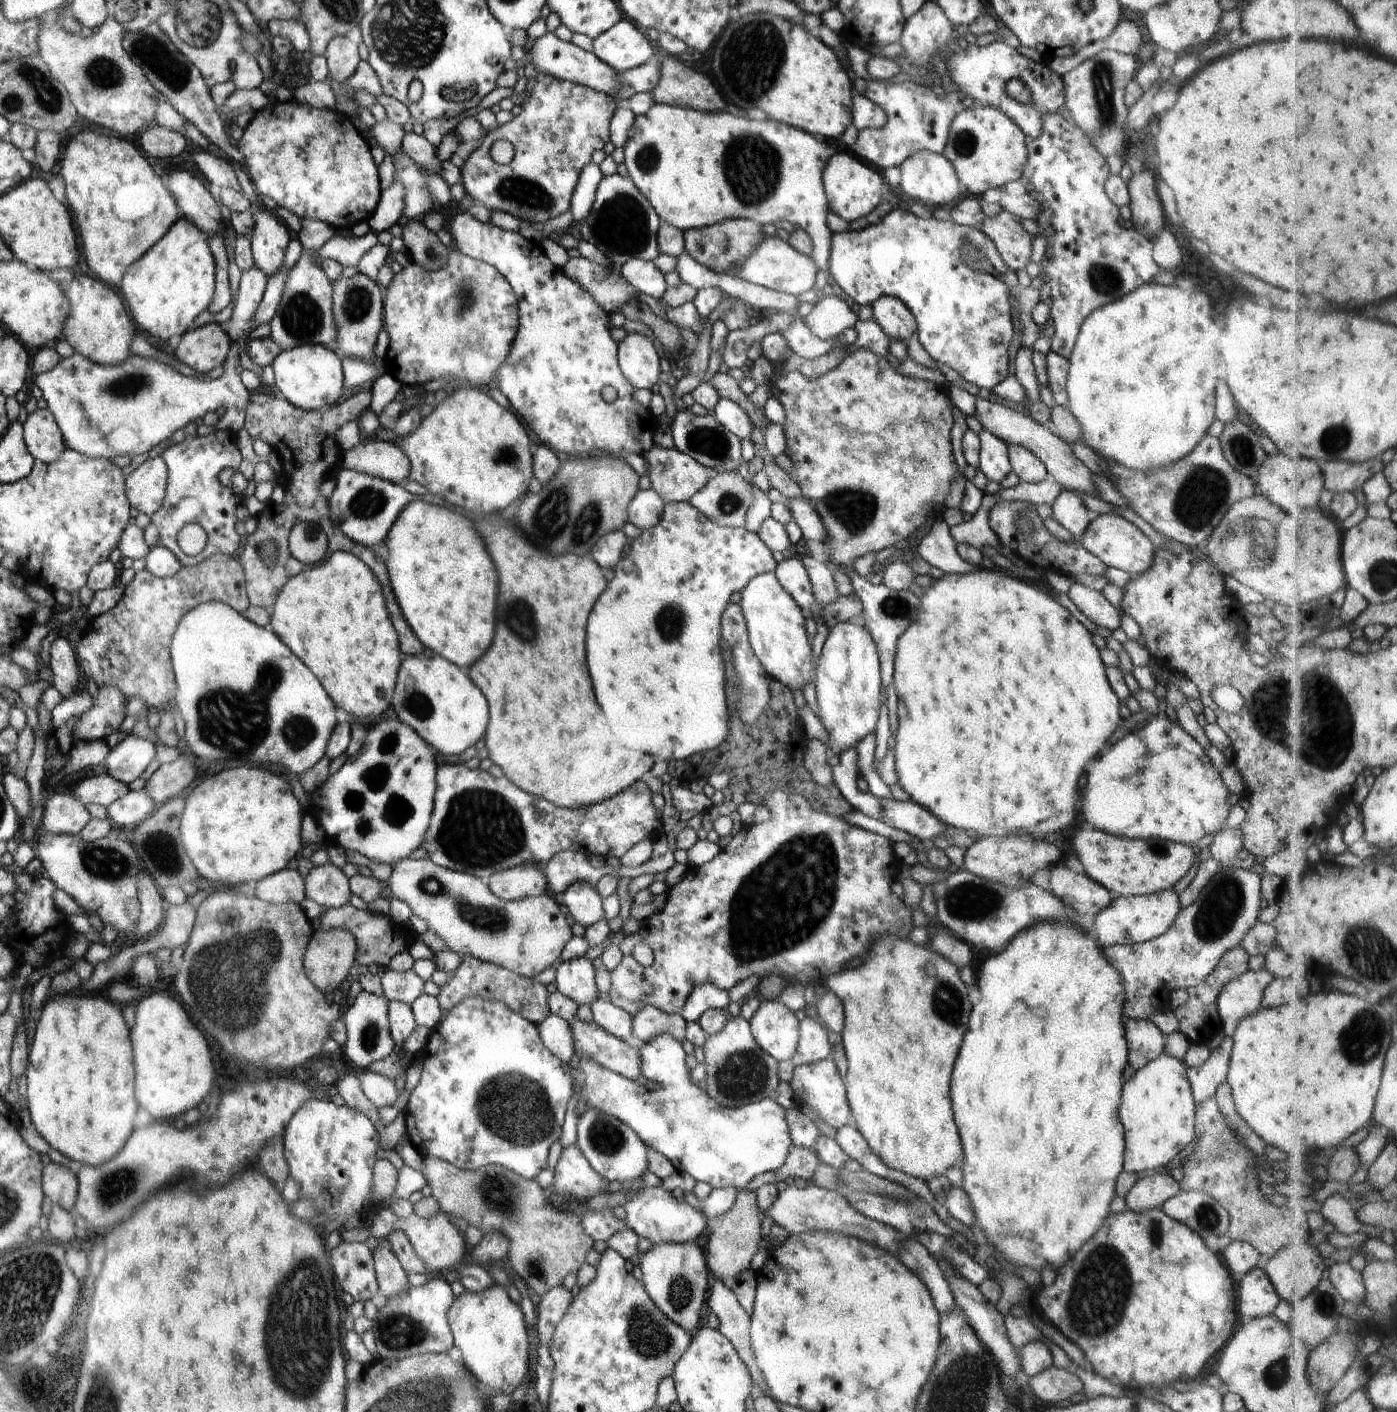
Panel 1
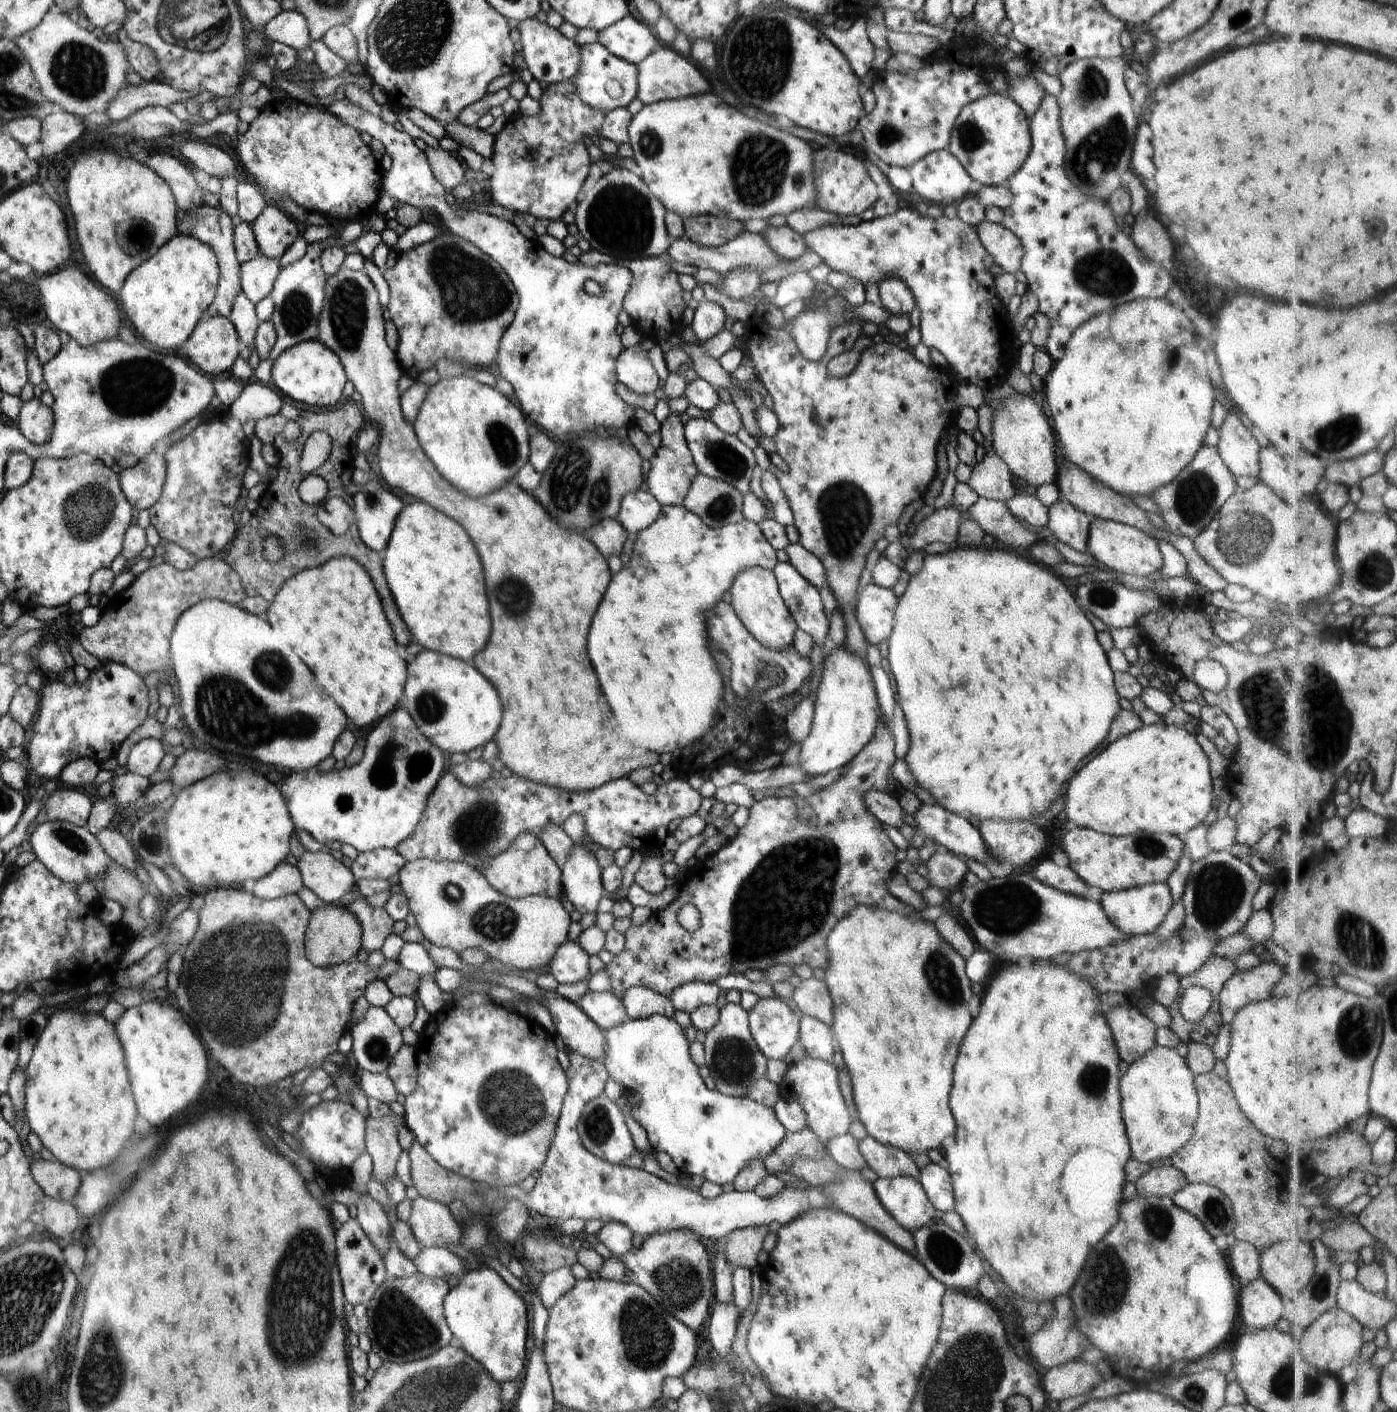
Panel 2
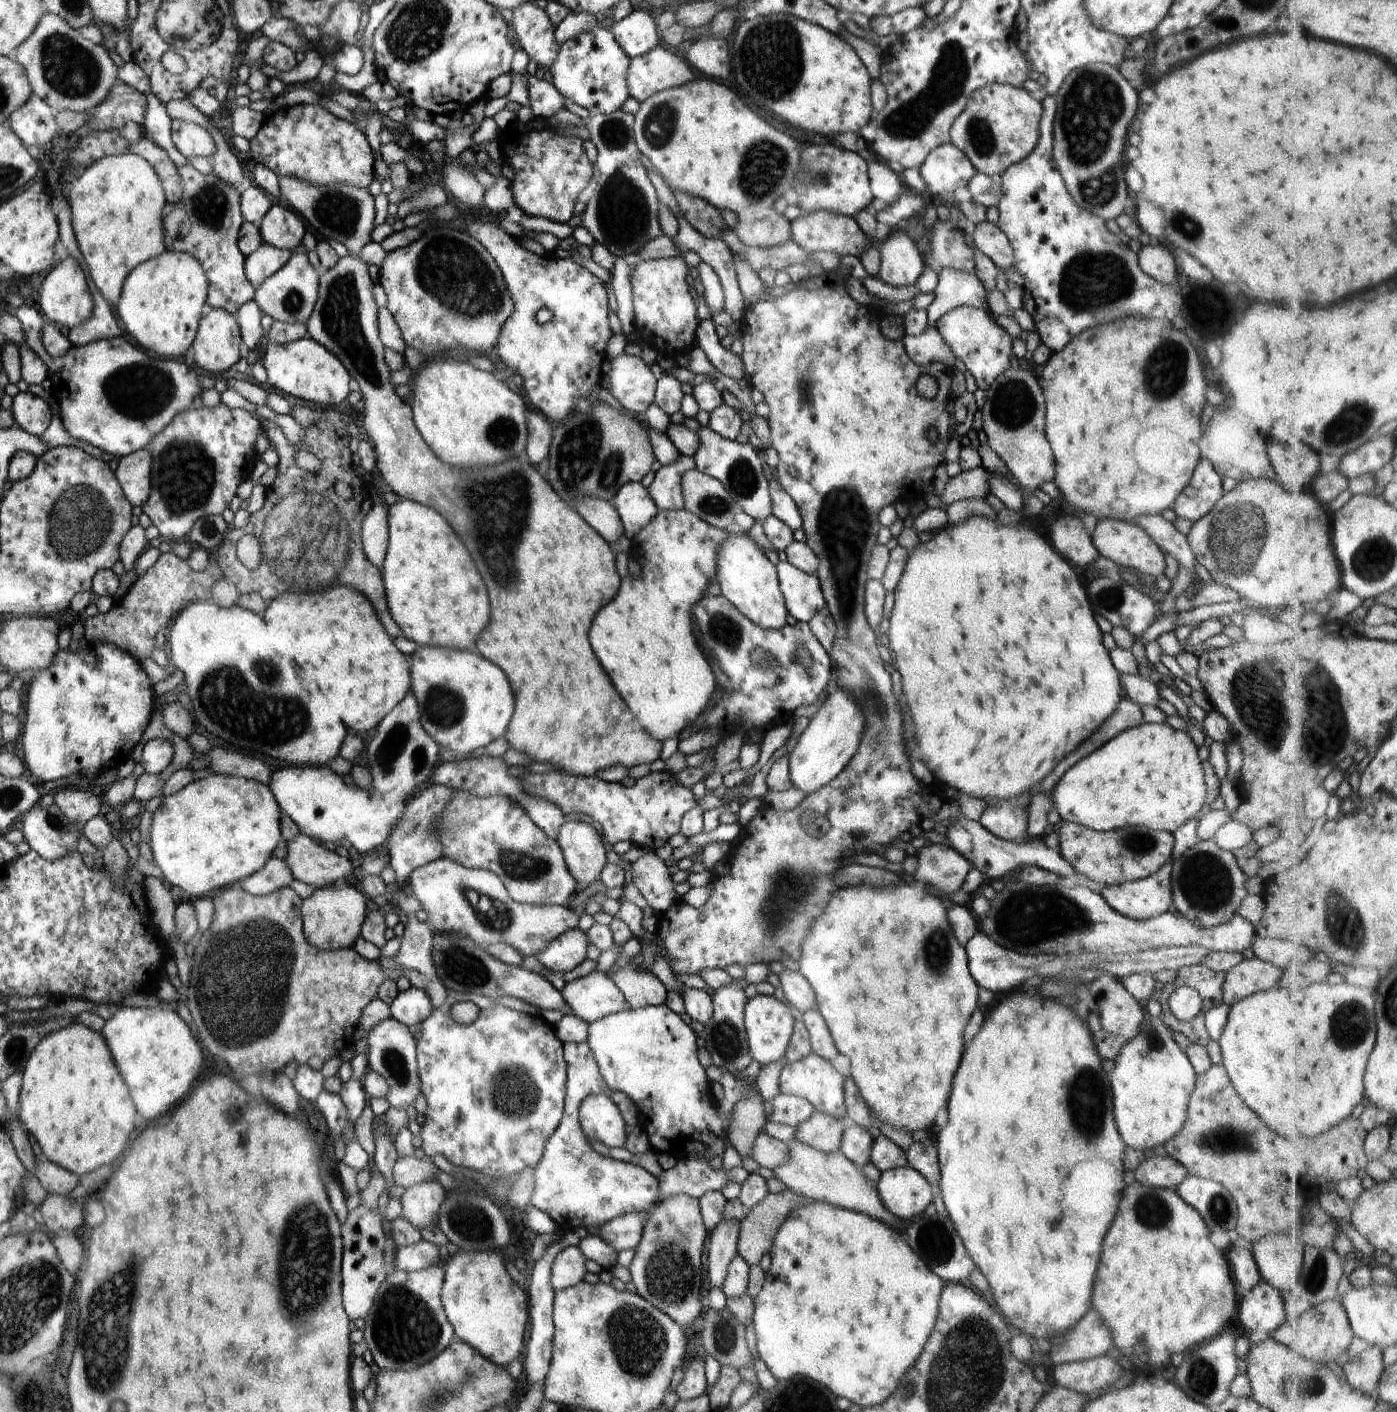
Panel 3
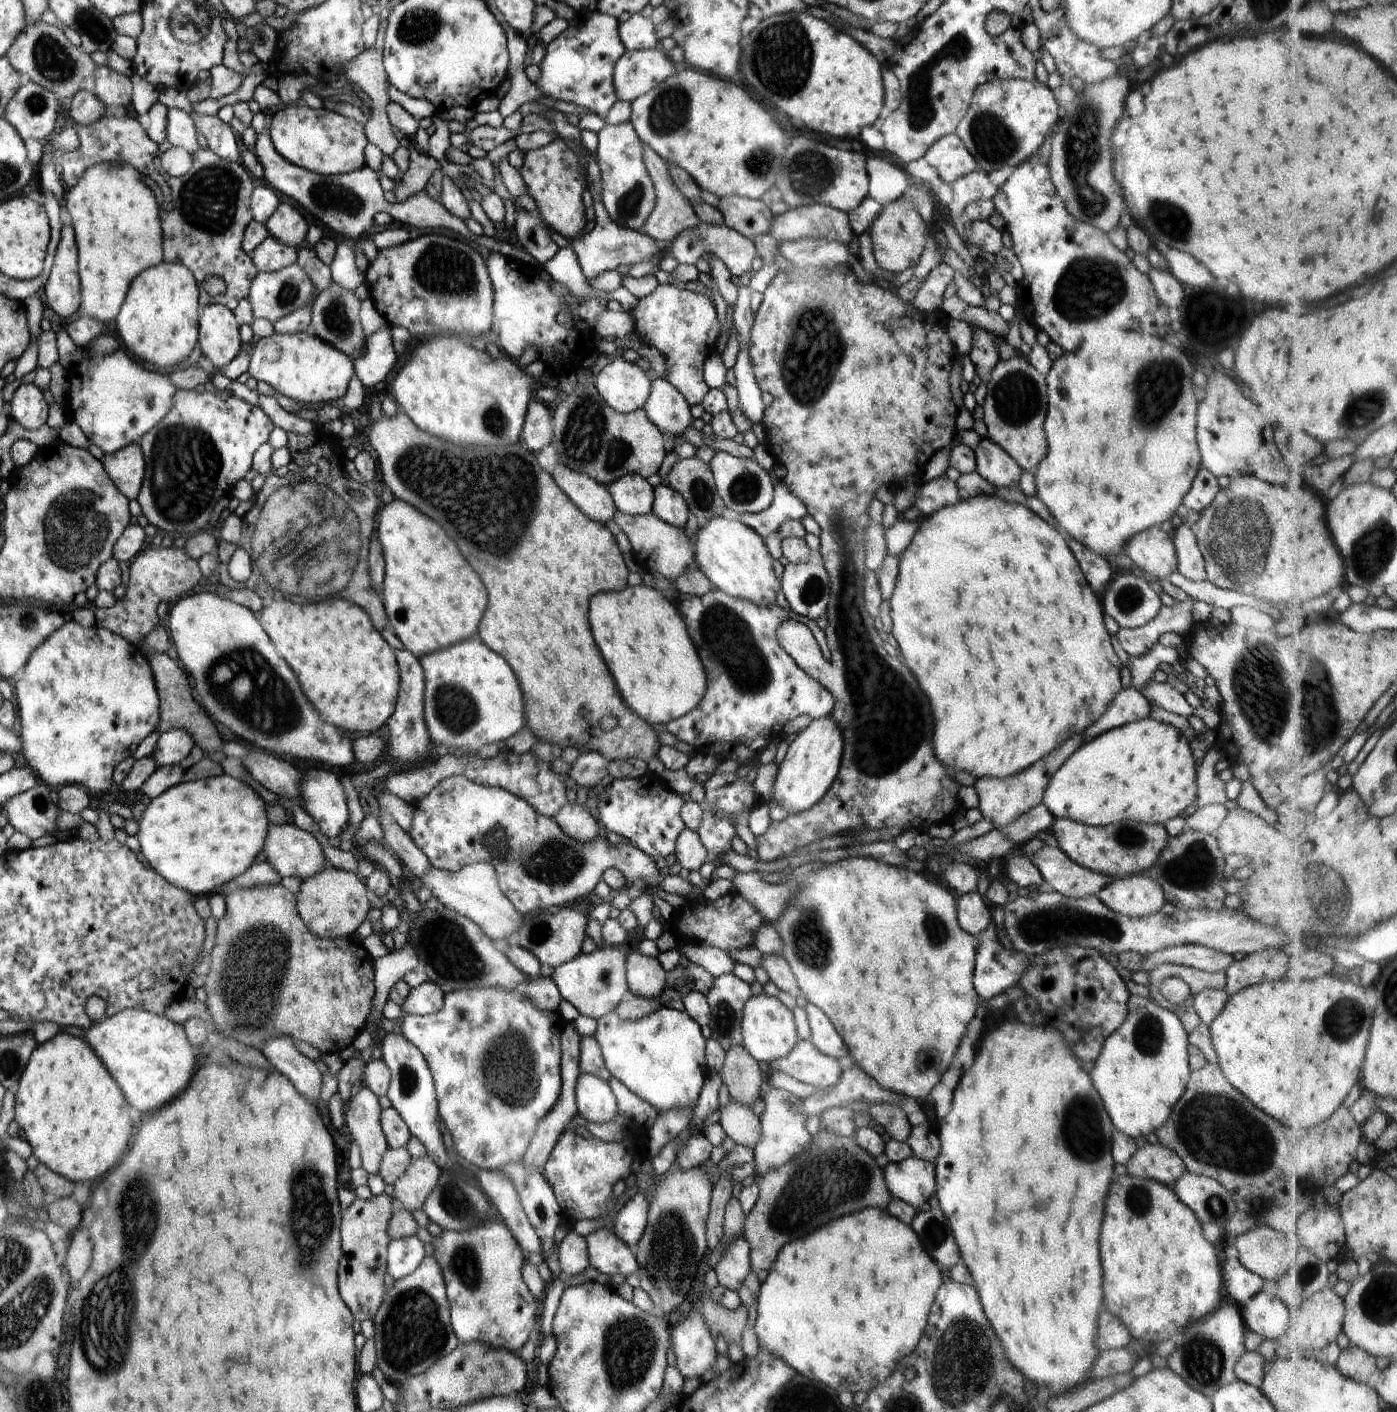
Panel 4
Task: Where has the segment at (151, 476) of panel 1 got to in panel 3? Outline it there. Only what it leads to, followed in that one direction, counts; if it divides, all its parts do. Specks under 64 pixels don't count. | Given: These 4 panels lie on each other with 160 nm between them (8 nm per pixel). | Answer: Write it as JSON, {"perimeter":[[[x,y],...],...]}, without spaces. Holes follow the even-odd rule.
{"perimeter":[[[148,448],[120,458],[115,476],[131,506],[140,506],[150,496],[152,455]]]}

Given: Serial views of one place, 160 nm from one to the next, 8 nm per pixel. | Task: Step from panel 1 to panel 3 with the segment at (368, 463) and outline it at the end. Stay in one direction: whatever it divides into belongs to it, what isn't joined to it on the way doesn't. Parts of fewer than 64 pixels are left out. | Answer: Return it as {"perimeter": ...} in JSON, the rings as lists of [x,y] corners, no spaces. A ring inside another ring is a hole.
{"perimeter":[[[296,177],[278,178],[280,192],[288,200],[290,208],[322,236],[340,242],[349,253],[340,258],[334,268],[319,276],[318,299],[306,325],[308,336],[332,352],[359,386],[364,400],[362,426],[375,451],[376,466],[382,478],[401,499],[418,502],[440,514],[460,536],[486,582],[492,602],[490,624],[480,634],[476,646],[480,656],[492,660],[508,676],[510,688],[516,696],[514,716],[504,738],[511,748],[526,754],[532,763],[546,762],[559,772],[576,776],[594,777],[594,774],[610,766],[619,765],[628,769],[642,764],[650,765],[660,759],[662,742],[650,736],[640,727],[639,721],[632,718],[628,706],[614,690],[610,678],[598,664],[588,644],[588,628],[592,618],[604,604],[612,602],[618,586],[622,584],[614,564],[615,547],[608,544],[594,528],[590,528],[578,516],[578,512],[574,512],[571,505],[556,494],[550,482],[538,472],[537,466],[525,457],[511,459],[504,464],[486,464],[478,468],[475,465],[468,470],[456,470],[456,465],[446,464],[434,455],[416,429],[410,406],[397,396],[395,385],[391,382],[391,370],[384,359],[386,349],[379,338],[380,309],[374,301],[375,284],[370,277],[369,266],[357,256],[372,241],[374,198],[368,190],[358,187],[338,184],[318,186]]]}

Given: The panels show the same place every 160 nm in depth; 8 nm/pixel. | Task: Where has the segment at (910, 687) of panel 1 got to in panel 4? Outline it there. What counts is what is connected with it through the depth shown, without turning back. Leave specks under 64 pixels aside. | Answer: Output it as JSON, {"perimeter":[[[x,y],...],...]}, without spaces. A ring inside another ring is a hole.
{"perimeter":[[[996,494],[980,495],[965,501],[959,500],[955,505],[941,508],[933,515],[919,516],[917,519],[919,531],[899,556],[899,575],[889,600],[893,622],[891,633],[904,654],[908,670],[916,676],[920,688],[928,696],[934,716],[932,748],[935,757],[950,770],[964,770],[974,774],[977,779],[1003,779],[1017,775],[1049,755],[1064,740],[1096,722],[1122,688],[1120,669],[1124,664],[1112,648],[1111,636],[1104,628],[1101,600],[1096,598],[1096,593],[1088,586],[1076,558],[1066,546],[1066,540],[1026,506],[1002,501]]]}

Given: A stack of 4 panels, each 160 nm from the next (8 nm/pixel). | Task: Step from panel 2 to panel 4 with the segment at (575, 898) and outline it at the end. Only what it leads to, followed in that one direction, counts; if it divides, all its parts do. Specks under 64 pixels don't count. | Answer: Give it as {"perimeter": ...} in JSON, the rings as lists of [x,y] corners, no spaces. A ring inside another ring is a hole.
{"perimeter":[[[565,802],[553,818],[562,832],[584,845],[599,836],[597,816],[586,806]]]}

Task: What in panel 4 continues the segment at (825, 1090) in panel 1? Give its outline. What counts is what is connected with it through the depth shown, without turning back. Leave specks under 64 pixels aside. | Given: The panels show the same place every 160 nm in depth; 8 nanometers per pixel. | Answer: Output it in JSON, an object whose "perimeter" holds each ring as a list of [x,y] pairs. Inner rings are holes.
{"perimeter":[[[798,1041],[784,1058],[769,1063],[774,1072],[785,1072],[817,1090],[835,1087],[841,1079],[842,1069],[838,1061],[820,1052],[810,1041]]]}

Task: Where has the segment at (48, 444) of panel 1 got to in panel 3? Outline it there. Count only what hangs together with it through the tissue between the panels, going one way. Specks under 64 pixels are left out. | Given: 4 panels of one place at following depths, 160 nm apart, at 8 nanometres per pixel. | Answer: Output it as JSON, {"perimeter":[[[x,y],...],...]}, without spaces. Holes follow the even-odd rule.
{"perimeter":[[[20,391],[13,397],[11,412],[16,426],[37,437],[44,434],[50,424],[51,411],[46,399],[30,391]]]}

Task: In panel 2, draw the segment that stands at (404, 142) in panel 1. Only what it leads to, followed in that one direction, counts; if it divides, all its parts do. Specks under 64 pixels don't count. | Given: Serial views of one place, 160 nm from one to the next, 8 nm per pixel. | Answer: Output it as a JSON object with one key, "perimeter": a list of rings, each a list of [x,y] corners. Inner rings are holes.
{"perimeter":[[[422,144],[422,149],[426,152],[426,158],[436,181],[440,182],[447,192],[454,190],[460,184],[465,184],[467,167],[456,153],[446,152],[437,144],[433,148]]]}

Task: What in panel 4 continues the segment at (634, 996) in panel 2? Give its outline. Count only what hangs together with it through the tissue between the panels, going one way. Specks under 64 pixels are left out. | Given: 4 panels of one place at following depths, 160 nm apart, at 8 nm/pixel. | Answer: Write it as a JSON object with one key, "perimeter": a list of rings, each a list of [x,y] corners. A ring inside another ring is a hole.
{"perimeter":[[[637,947],[627,955],[625,977],[630,994],[646,999],[658,999],[665,989],[666,971],[657,958],[642,955]]]}

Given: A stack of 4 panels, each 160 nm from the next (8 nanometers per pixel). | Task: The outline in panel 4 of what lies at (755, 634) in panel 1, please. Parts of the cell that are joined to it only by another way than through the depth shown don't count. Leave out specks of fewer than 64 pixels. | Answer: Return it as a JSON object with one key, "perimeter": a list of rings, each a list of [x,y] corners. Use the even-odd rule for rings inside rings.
{"perimeter":[[[714,517],[704,528],[698,529],[694,544],[697,568],[706,575],[714,589],[762,607],[776,602],[781,582],[774,575],[773,559],[764,539],[748,525],[736,519],[731,521],[724,517]]]}

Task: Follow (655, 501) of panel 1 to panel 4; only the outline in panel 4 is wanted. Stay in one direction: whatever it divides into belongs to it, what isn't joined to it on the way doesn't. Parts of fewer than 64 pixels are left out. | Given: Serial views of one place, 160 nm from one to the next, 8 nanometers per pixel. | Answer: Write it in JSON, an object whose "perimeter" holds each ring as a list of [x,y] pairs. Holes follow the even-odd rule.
{"perimeter":[[[627,474],[606,488],[617,510],[625,515],[635,517],[652,513],[653,487],[640,475]]]}

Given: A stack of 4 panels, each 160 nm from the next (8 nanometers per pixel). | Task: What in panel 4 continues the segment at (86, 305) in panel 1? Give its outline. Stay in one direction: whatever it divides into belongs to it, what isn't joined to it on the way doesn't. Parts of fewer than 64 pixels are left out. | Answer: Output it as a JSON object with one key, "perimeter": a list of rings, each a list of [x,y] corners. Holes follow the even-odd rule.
{"perimeter":[[[70,224],[63,225],[55,259],[43,287],[46,305],[64,318],[79,313],[81,307],[78,259],[74,229]]]}

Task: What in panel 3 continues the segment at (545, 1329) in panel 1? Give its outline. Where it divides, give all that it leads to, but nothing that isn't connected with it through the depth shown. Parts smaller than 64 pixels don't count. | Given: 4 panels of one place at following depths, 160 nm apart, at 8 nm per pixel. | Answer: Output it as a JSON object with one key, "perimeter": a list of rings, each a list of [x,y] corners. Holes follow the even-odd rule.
{"perimeter":[[[568,1246],[556,1256],[552,1266],[550,1285],[556,1291],[576,1286],[583,1281],[586,1271],[586,1256],[578,1246]]]}

